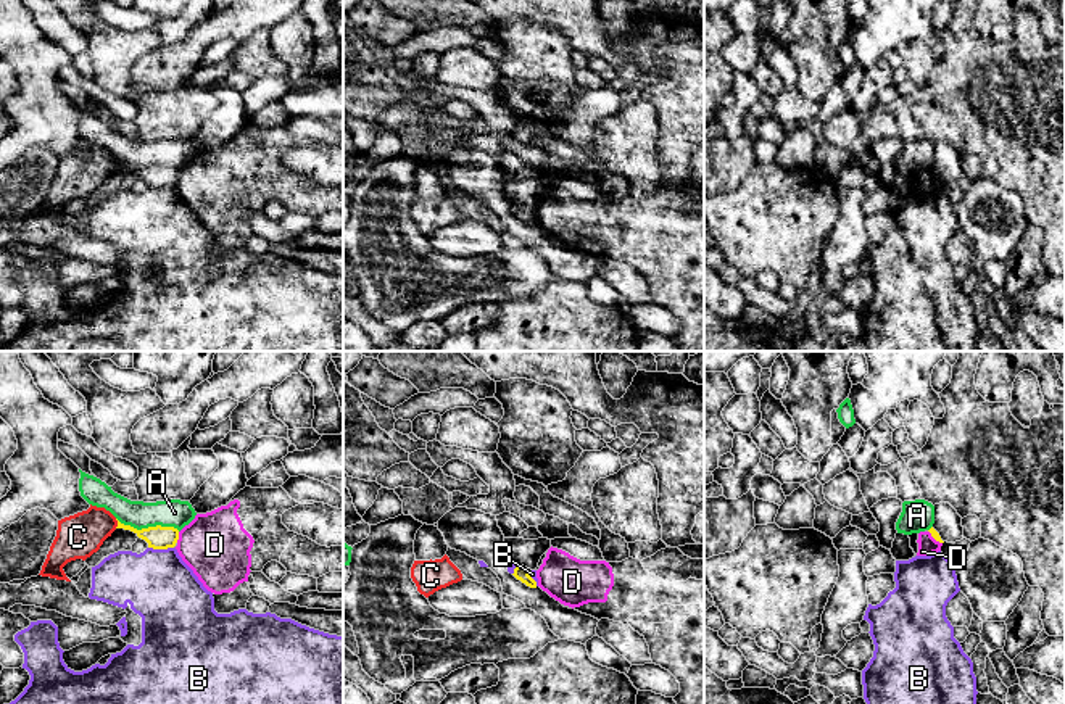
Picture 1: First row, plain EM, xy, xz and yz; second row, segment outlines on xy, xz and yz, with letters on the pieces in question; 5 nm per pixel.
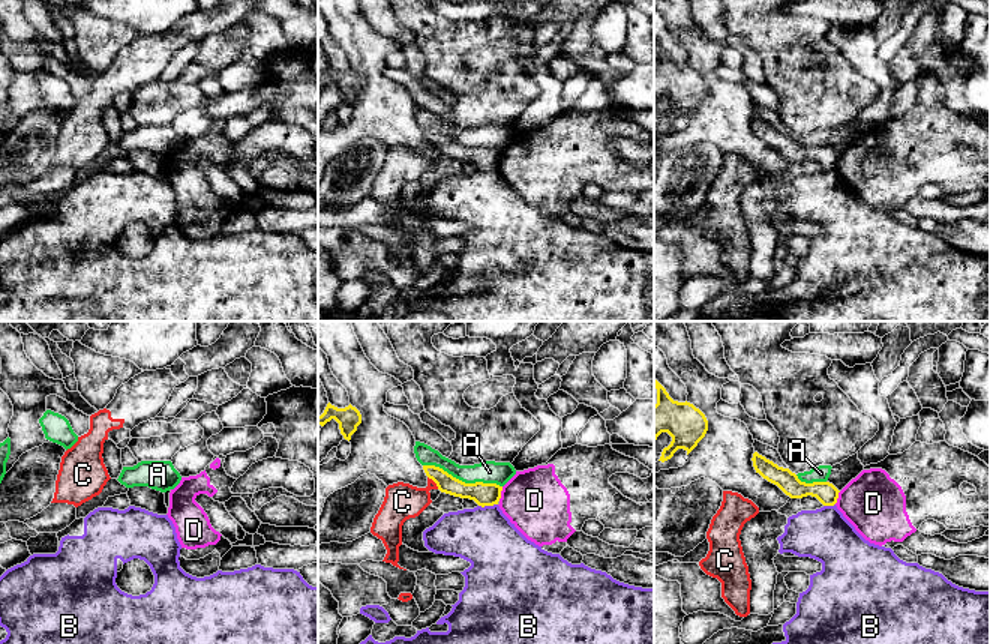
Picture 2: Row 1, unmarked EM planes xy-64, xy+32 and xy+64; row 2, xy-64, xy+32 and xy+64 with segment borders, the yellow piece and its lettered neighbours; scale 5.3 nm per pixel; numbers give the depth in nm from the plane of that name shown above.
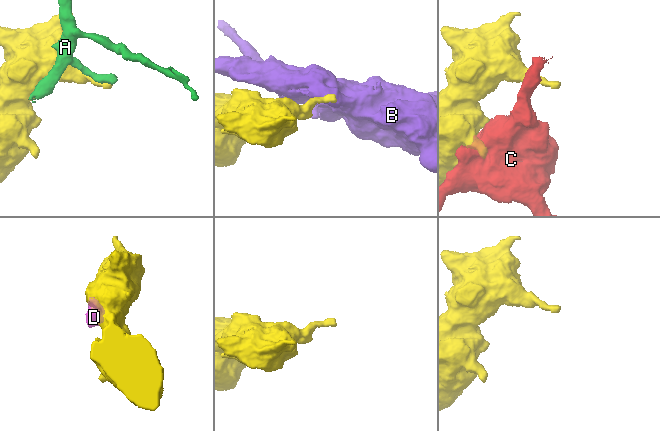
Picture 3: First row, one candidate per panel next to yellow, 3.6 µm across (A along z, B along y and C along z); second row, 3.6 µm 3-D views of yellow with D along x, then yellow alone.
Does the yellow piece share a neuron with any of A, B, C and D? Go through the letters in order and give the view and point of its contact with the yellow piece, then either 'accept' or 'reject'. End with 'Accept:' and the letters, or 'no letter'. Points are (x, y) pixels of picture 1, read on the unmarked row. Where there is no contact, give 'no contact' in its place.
A: meets yellow in xy at (149, 166); reject
B: meets yellow in xy at (161, 187); reject
C: meets yellow in xy at (118, 163); reject
D: meets yellow in xy at (178, 176); reject
Accept: no letter

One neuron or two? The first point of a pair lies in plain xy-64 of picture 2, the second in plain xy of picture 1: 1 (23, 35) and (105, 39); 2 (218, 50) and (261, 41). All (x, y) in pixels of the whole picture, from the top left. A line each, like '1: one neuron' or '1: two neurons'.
1: two neurons
2: one neuron

